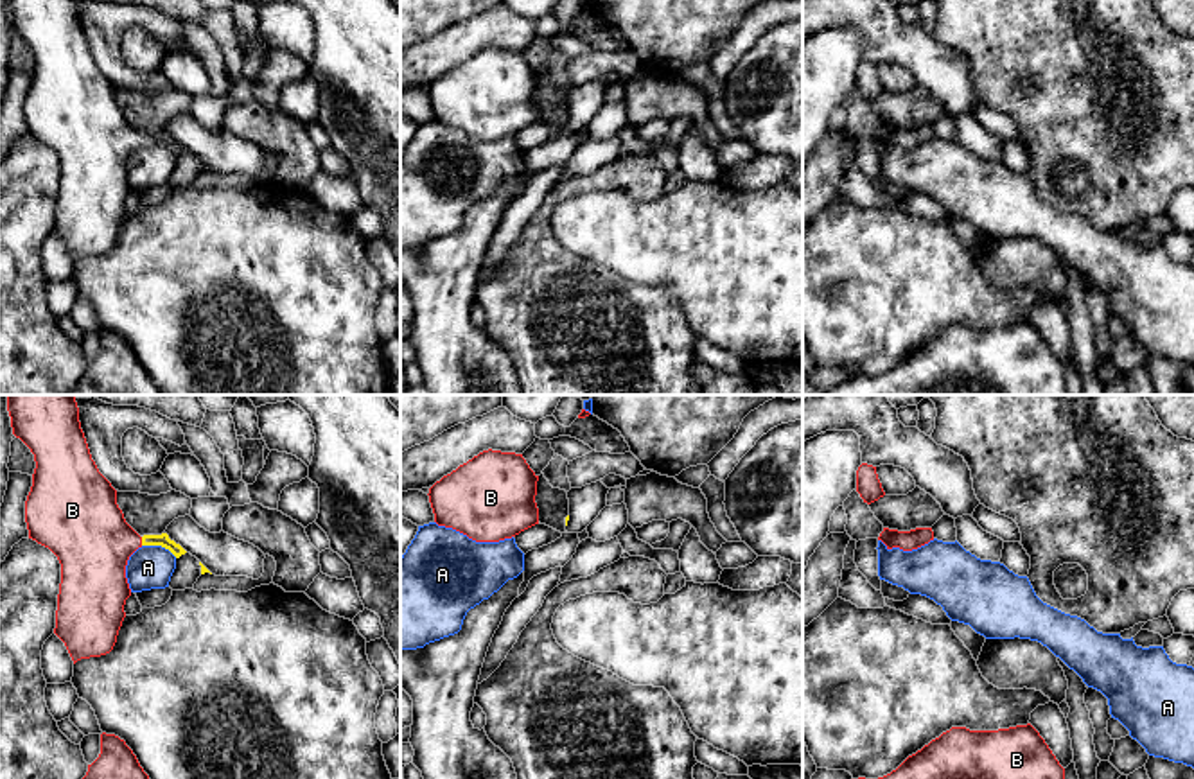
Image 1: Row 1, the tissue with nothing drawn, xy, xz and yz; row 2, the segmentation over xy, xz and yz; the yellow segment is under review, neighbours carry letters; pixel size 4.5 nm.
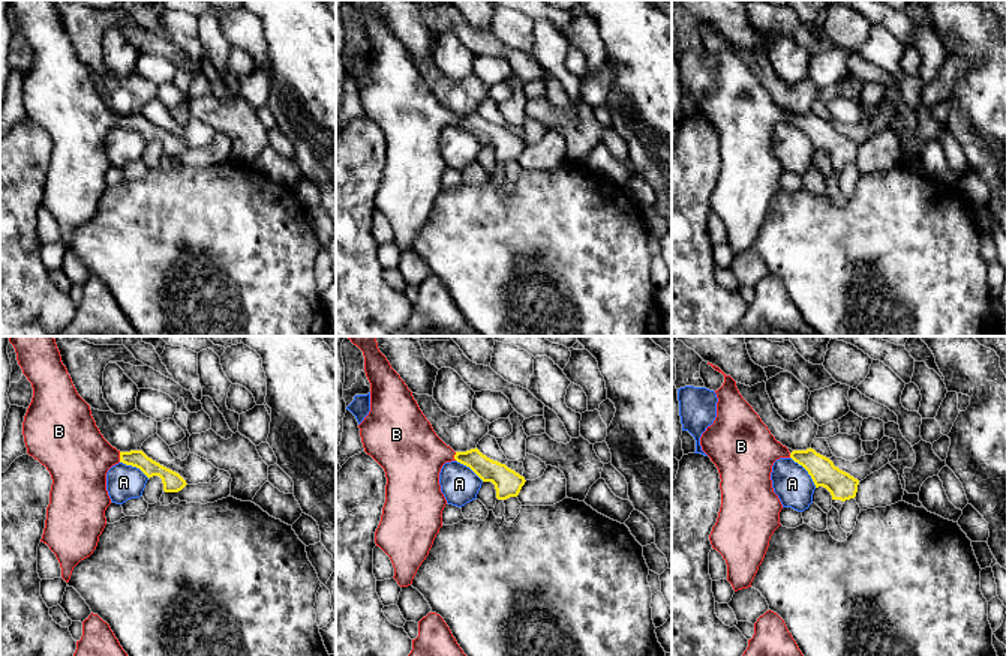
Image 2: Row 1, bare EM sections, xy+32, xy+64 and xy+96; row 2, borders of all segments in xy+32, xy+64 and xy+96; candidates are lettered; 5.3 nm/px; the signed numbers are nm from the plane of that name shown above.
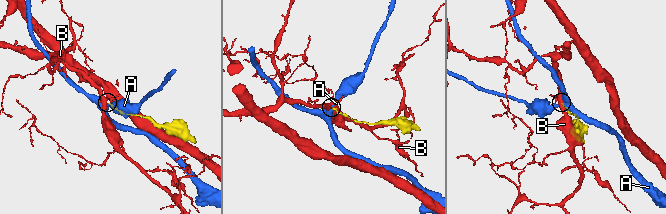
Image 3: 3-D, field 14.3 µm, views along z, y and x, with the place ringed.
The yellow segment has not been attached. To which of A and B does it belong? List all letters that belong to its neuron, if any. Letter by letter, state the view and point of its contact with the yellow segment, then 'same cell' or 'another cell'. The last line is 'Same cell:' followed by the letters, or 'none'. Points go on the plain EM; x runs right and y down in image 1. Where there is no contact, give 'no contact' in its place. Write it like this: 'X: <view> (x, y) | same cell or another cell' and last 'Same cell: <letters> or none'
A: xy (160, 142) | another cell
B: xy (142, 139) | same cell
Same cell: B

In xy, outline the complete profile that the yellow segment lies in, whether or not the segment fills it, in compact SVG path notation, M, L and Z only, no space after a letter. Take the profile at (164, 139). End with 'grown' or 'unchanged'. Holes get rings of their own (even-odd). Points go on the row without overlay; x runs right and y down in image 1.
M7 0L13 32L34 52L36 66L25 99L29 136L48 145L61 162L54 232L65 241L74 262L113 248L131 194L126 176L129 154L142 144L162 144L176 156L187 149L162 133L140 135L117 102L117 88L92 57L79 20L77 0Z | grown

